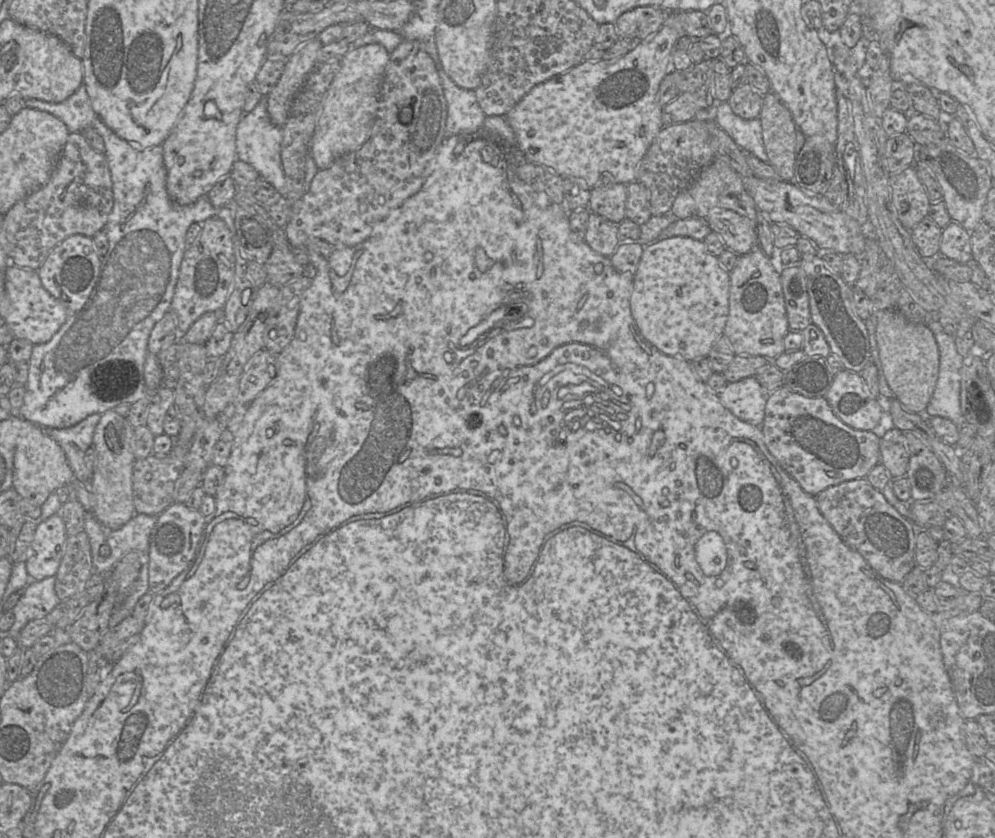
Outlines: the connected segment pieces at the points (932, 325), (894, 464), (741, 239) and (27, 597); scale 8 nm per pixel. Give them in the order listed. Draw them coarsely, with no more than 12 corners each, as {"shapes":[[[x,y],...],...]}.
{"shapes":[[[927,325],[939,350],[937,383],[925,413],[966,422],[961,411],[963,359],[954,336]],[[892,427],[881,438],[880,462],[892,480],[905,477],[909,450]],[[733,210],[705,218],[738,256],[758,246],[756,222]],[[55,576],[28,584],[12,609],[2,638],[18,646],[21,629],[59,603]]]}

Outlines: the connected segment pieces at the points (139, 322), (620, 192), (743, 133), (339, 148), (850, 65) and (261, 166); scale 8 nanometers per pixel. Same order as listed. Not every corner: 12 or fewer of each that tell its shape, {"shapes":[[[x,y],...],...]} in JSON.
{"shapes":[[[84,83],[26,99],[104,141],[114,205],[85,307],[33,345],[21,417],[63,429],[149,396],[193,223],[162,145],[118,137]],[[627,184],[591,191],[589,210],[613,223],[625,218]],[[720,102],[715,122],[743,151],[769,163],[760,118]],[[350,48],[311,139],[318,169],[370,137],[389,53]],[[818,30],[833,69],[848,81],[857,75],[857,61],[838,32]],[[262,100],[236,130],[237,159],[285,197],[282,127]]]}

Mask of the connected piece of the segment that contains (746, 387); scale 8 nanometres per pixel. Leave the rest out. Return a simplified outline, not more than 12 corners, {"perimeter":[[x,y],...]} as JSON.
{"perimeter":[[751,376],[718,397],[735,417],[761,426],[771,393]]}

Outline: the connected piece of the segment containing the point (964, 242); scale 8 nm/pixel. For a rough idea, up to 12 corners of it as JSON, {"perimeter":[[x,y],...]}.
{"perimeter":[[956,222],[942,229],[942,256],[973,261],[971,233]]}

